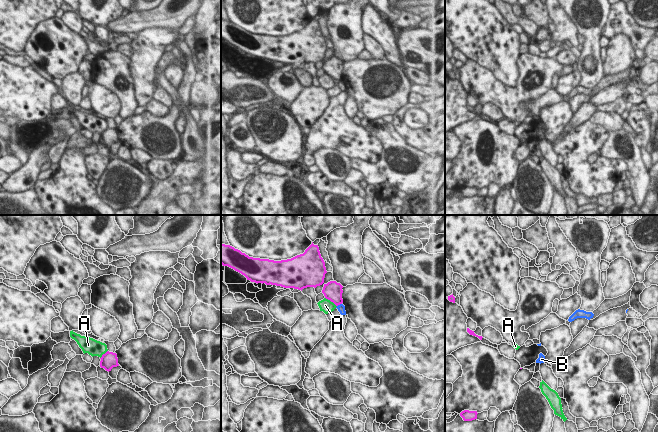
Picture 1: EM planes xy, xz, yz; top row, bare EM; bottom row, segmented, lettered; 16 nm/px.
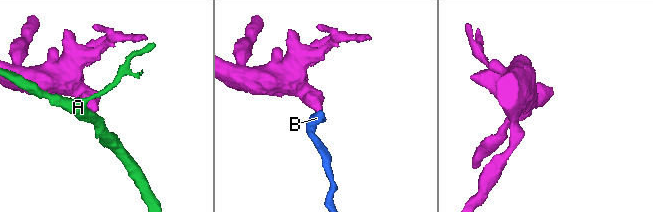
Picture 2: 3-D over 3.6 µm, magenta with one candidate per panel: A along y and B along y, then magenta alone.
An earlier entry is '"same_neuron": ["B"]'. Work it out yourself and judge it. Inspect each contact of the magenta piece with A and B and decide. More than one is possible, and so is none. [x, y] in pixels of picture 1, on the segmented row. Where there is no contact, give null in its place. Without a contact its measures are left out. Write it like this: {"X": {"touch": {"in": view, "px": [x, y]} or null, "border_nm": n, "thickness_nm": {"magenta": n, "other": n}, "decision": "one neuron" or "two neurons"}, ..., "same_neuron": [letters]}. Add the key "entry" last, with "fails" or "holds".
{"A": {"touch": {"in": "xz", "px": [331, 301]}, "border_nm": 240, "thickness_nm": {"magenta": 300, "other": 220}, "decision": "two neurons"}, "B": {"touch": {"in": "xz", "px": [339, 304]}, "border_nm": 100, "thickness_nm": {"magenta": 300, "other": 130}, "decision": "two neurons"}, "same_neuron": [], "entry": "fails"}

